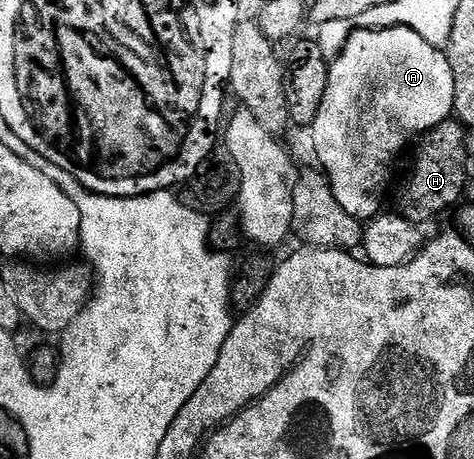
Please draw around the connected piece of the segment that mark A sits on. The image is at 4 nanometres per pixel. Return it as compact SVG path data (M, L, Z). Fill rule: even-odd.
M379 27L376 31L356 31L348 37L343 44L341 53L337 58L330 60L329 85L325 85L325 101L321 101L321 109L317 109L317 117L309 128L311 139L315 142L315 155L319 158L318 166L326 175L329 185L333 189L333 197L337 197L337 205L345 209L354 219L370 221L384 210L383 198L387 195L387 186L391 183L391 170L399 159L399 154L407 146L414 144L416 140L432 131L437 125L441 125L452 118L455 109L455 86L453 85L453 69L447 60L446 50L429 45L421 33L413 33L408 27Z

